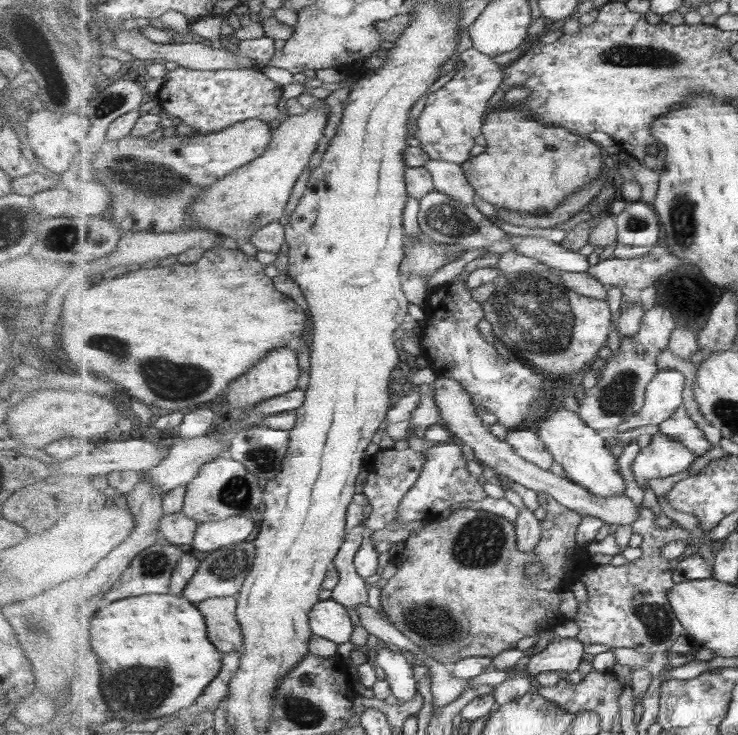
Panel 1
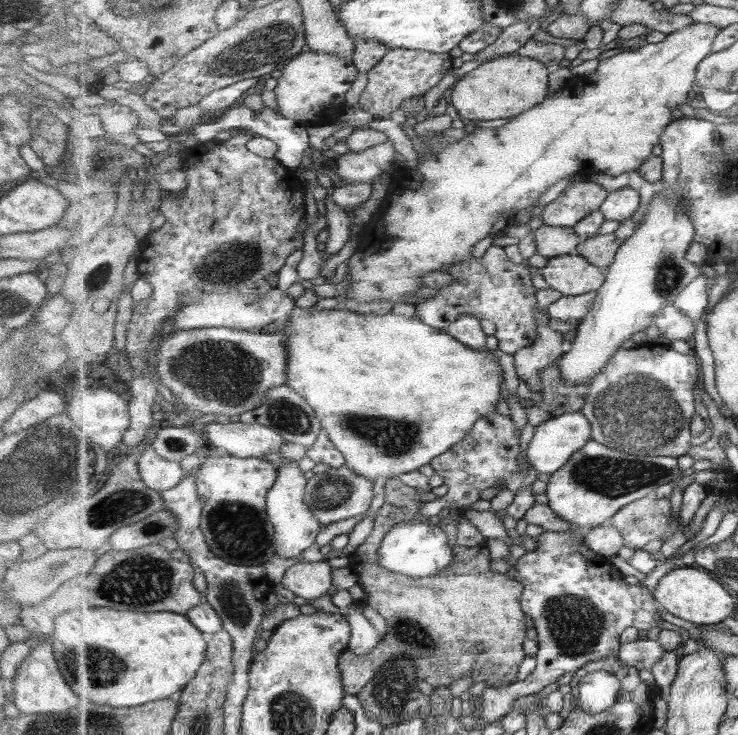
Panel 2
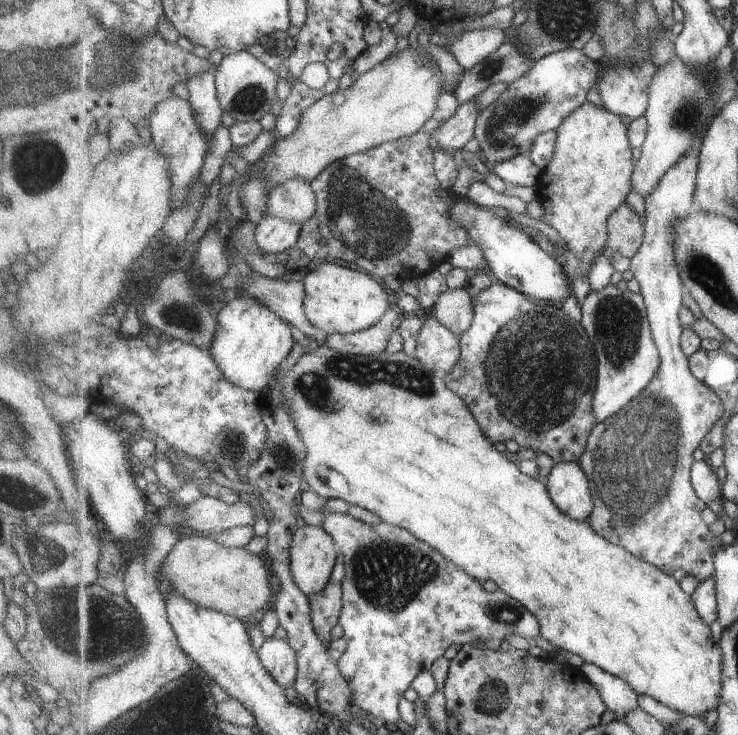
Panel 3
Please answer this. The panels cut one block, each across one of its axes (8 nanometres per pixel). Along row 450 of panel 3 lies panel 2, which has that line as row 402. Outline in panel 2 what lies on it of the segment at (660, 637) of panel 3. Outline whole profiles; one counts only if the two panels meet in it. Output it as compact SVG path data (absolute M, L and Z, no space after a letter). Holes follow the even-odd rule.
M295 307L291 318L284 324L280 332L288 334L286 343L290 364L288 364L286 384L302 394L314 408L316 415L321 420L322 429L334 443L334 446L345 456L346 466L374 483L385 477L392 479L399 474L419 471L423 466L431 464L435 458L448 453L453 446L462 442L481 418L492 412L497 412L498 406L503 403L501 399L503 366L499 364L499 358L495 358L495 354L489 349L475 350L470 348L448 332L429 326L429 323L423 322L417 317L397 316L392 312L383 315L365 315L341 308L313 311L310 308Z

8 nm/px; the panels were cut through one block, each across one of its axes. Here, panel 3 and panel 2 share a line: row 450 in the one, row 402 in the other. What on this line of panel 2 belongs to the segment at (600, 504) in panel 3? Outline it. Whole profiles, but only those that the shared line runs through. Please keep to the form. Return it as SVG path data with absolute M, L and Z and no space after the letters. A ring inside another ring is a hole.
M649 344L634 346L631 349L620 348L609 361L603 372L592 377L590 393L586 404L580 410L591 422L593 440L605 444L611 449L625 453L634 451L646 456L664 456L673 458L689 455L691 448L701 446L713 437L713 426L707 426L699 436L691 434L691 418L697 412L695 406L695 385L701 383L702 362L693 354L681 354L669 345Z

